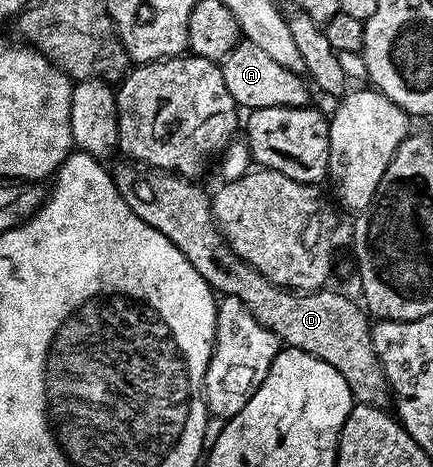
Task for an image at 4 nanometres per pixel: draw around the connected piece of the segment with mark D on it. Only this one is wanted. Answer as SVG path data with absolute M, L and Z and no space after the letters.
M121 162L112 167L112 178L120 197L124 197L140 221L164 233L164 237L168 237L168 241L172 241L172 245L192 261L192 269L204 277L215 293L240 297L252 317L256 317L256 321L260 321L260 325L264 325L264 329L271 331L286 347L295 347L332 365L332 369L348 381L348 389L358 403L385 408L391 402L390 386L372 345L371 320L357 302L354 304L348 296L331 289L299 293L271 283L264 273L248 265L241 254L224 241L223 232L214 222L211 196L205 195L197 187L197 182L169 171L139 169L133 162Z

